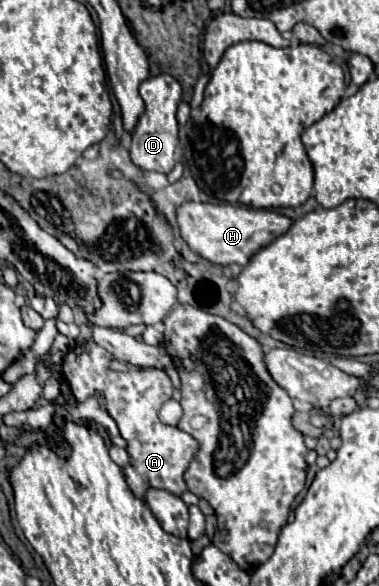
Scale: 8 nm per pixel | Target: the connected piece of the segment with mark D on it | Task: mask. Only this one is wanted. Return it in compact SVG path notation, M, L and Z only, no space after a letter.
M162 73L156 77L148 77L140 85L140 95L146 103L146 111L138 119L138 125L132 133L132 145L130 145L130 157L134 165L138 165L144 171L158 171L158 173L170 173L176 165L174 151L178 145L178 121L176 121L176 109L182 97L180 83Z

